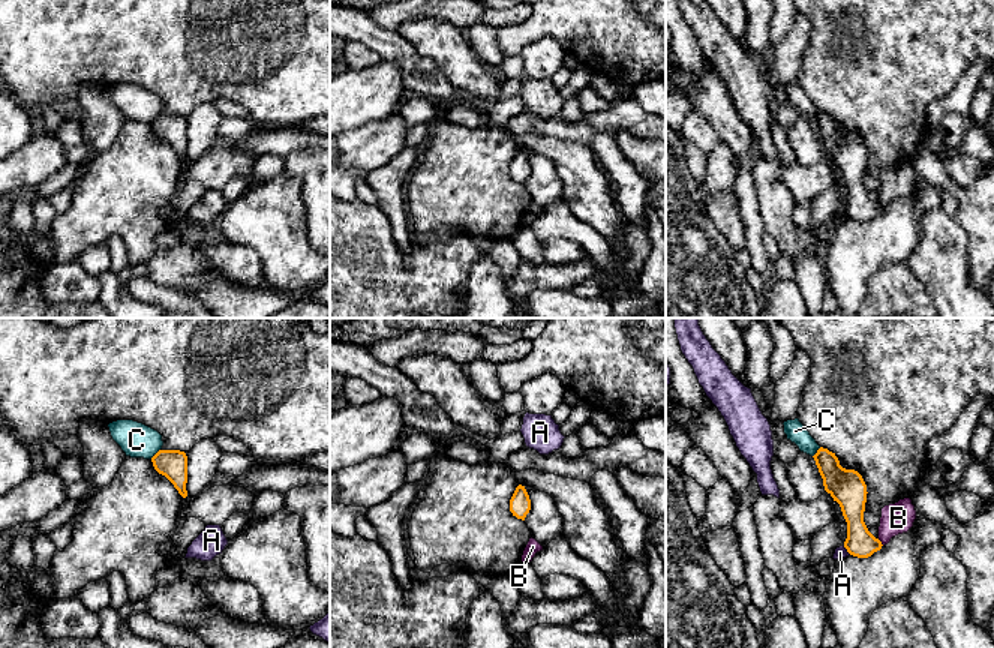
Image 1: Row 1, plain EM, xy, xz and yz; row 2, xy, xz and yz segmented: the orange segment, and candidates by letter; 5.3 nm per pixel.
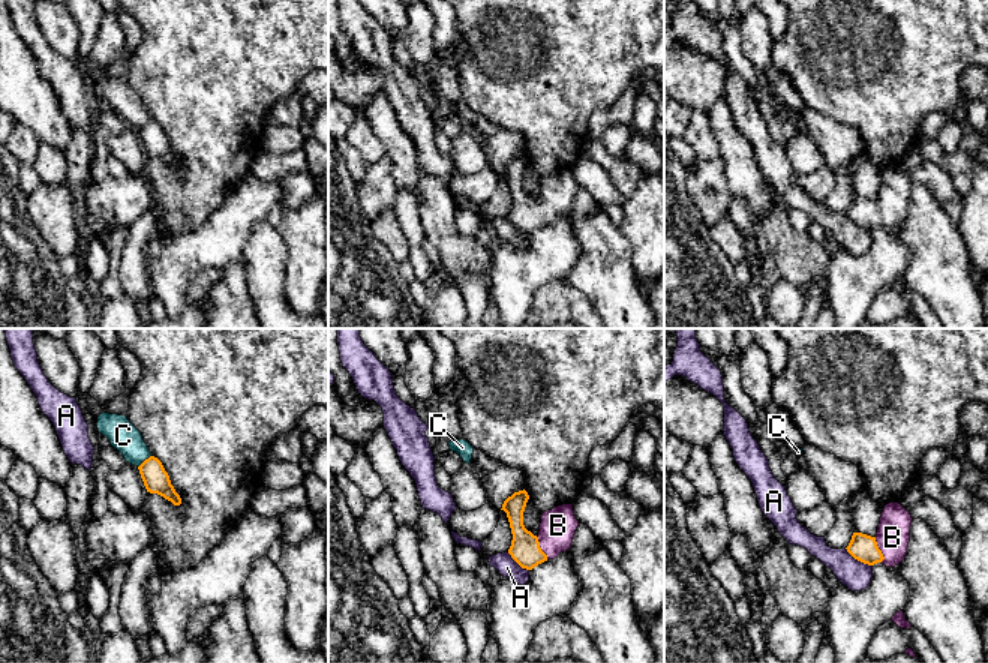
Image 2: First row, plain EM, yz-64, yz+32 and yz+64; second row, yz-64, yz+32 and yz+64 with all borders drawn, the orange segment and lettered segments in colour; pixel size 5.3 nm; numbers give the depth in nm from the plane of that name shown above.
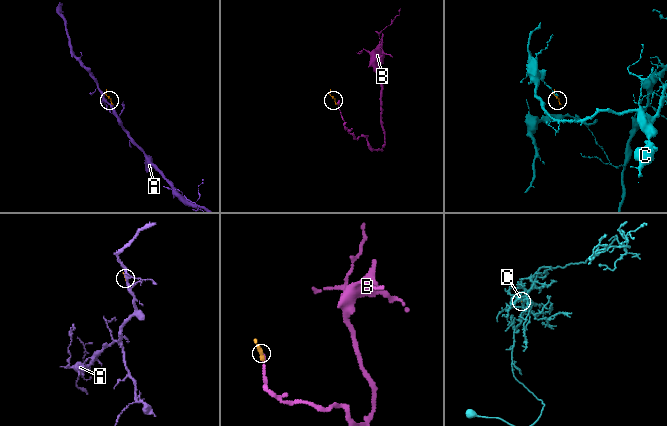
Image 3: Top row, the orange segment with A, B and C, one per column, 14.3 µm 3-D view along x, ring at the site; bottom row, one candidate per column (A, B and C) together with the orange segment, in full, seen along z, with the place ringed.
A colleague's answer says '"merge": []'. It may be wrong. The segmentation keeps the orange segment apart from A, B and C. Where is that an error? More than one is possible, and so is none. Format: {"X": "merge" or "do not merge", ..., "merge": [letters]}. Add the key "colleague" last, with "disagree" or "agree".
{"A": "do not merge", "B": "merge", "C": "do not merge", "merge": ["B"], "colleague": "disagree"}

